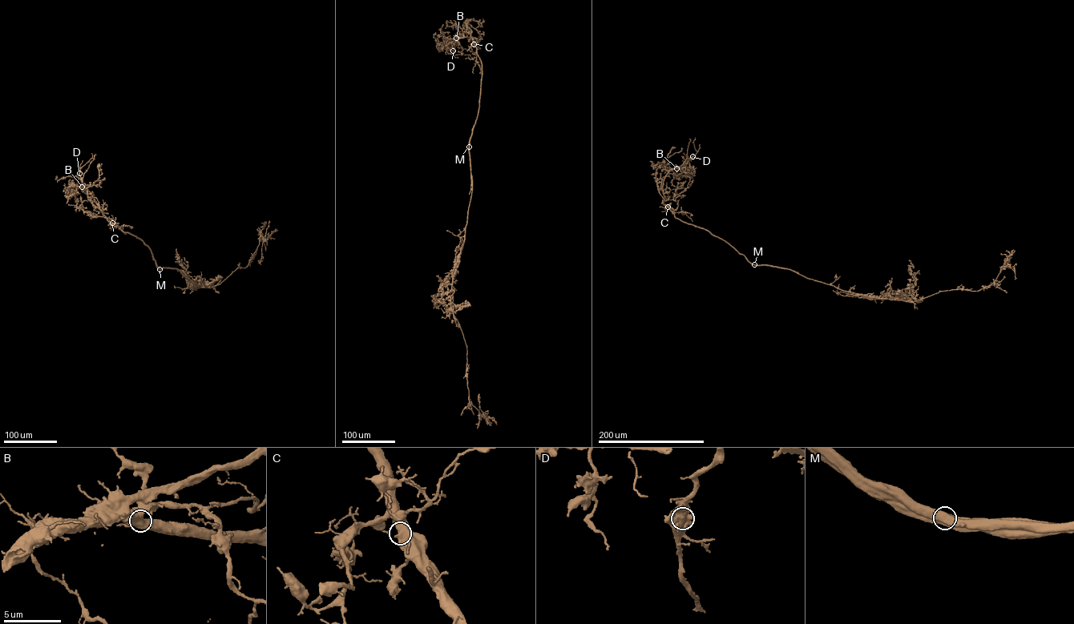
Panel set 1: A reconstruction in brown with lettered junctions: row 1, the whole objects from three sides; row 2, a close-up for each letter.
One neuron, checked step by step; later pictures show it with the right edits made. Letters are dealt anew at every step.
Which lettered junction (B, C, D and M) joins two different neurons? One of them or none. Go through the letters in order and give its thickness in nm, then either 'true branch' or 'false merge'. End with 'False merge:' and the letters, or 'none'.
B: calibre 900 nm; true branch
C: calibre 800 nm; true branch
D: calibre 800 nm; true branch
M: calibre 800 nm; false merge
False merge: M

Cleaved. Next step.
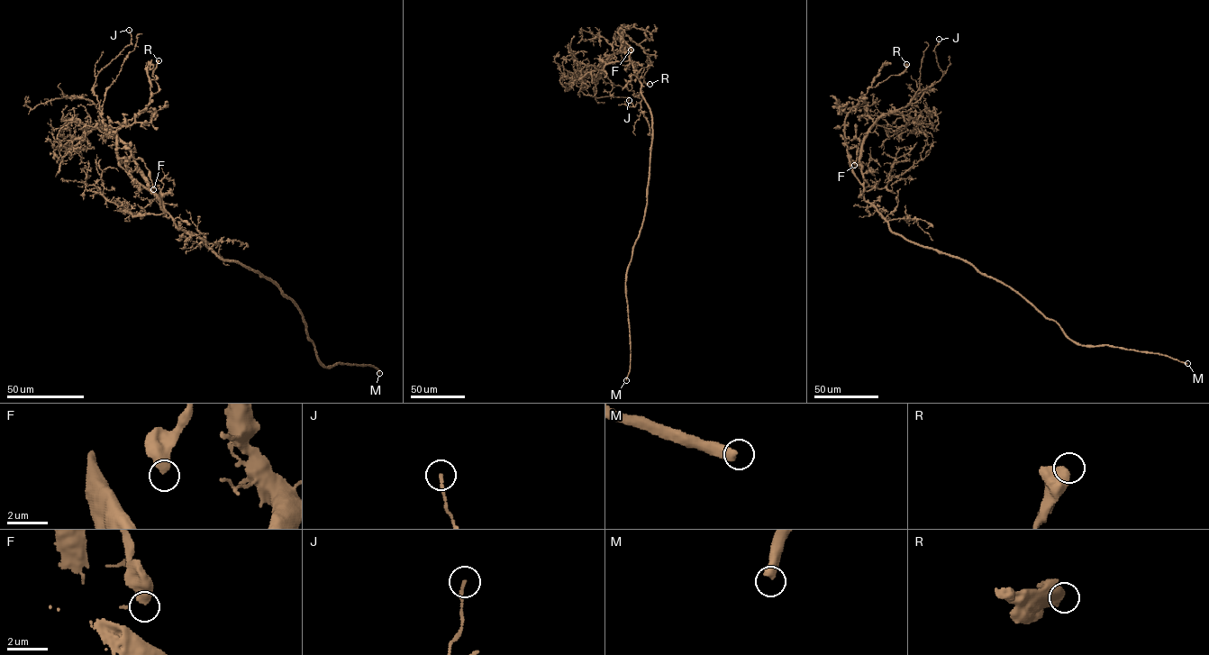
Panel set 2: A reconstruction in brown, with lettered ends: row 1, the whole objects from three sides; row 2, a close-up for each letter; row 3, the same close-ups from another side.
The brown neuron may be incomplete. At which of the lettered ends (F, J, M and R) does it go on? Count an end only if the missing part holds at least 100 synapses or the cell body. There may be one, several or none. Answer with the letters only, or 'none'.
M

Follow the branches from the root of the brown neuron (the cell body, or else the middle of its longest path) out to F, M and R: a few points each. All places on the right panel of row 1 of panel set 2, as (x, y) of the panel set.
F: (913, 243), (893, 233), (866, 201), (847, 148), (846, 139), (855, 137), (859, 142), (854, 165)
M: (913, 243), (969, 262), (981, 273), (1016, 291), (1081, 344), (1160, 353), (1187, 363)
R: (913, 243), (893, 233), (866, 201), (850, 166), (844, 131), (846, 115), (869, 87), (900, 75), (906, 64)

